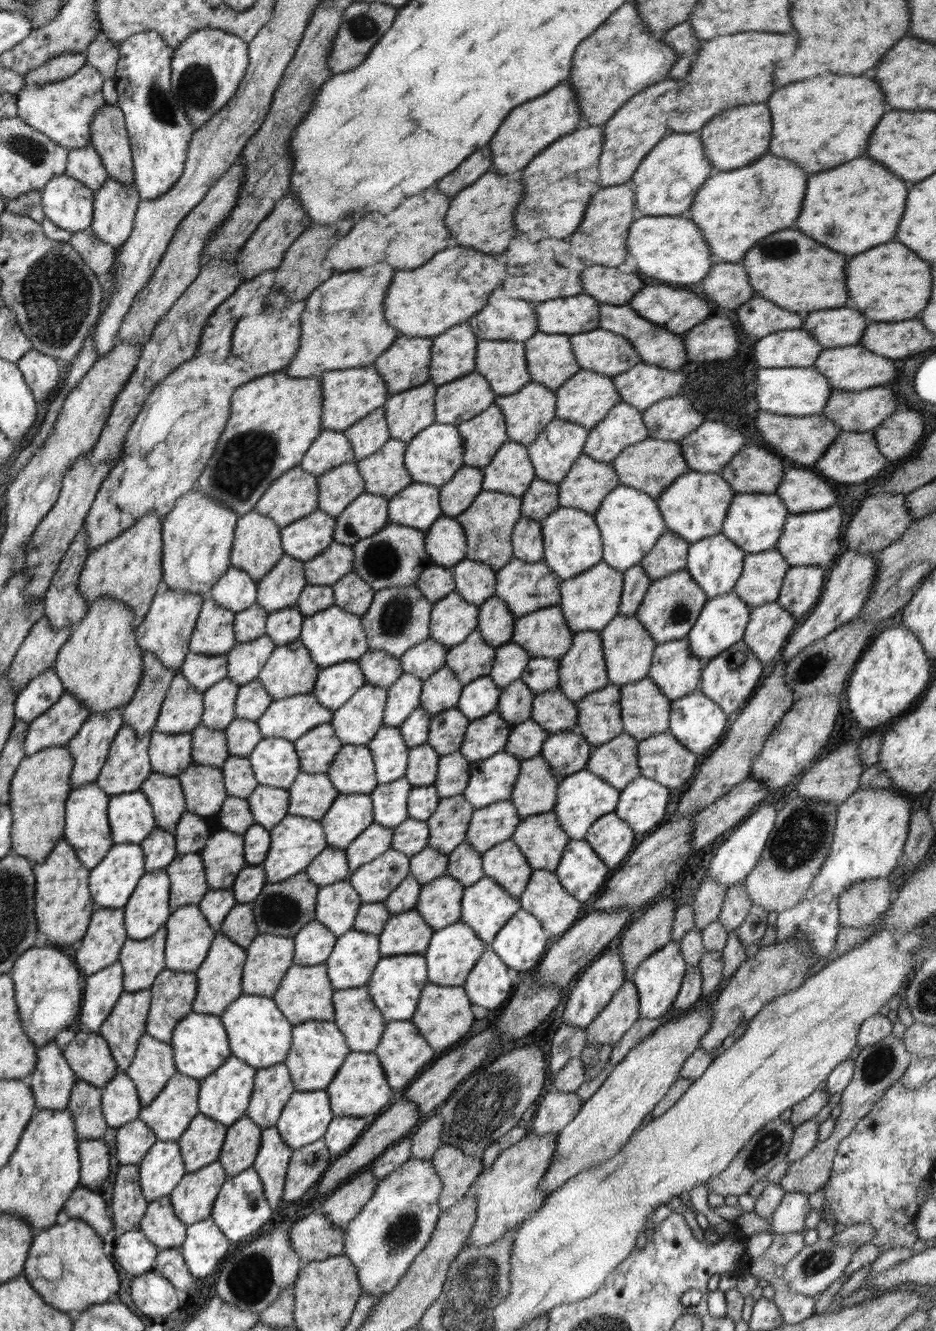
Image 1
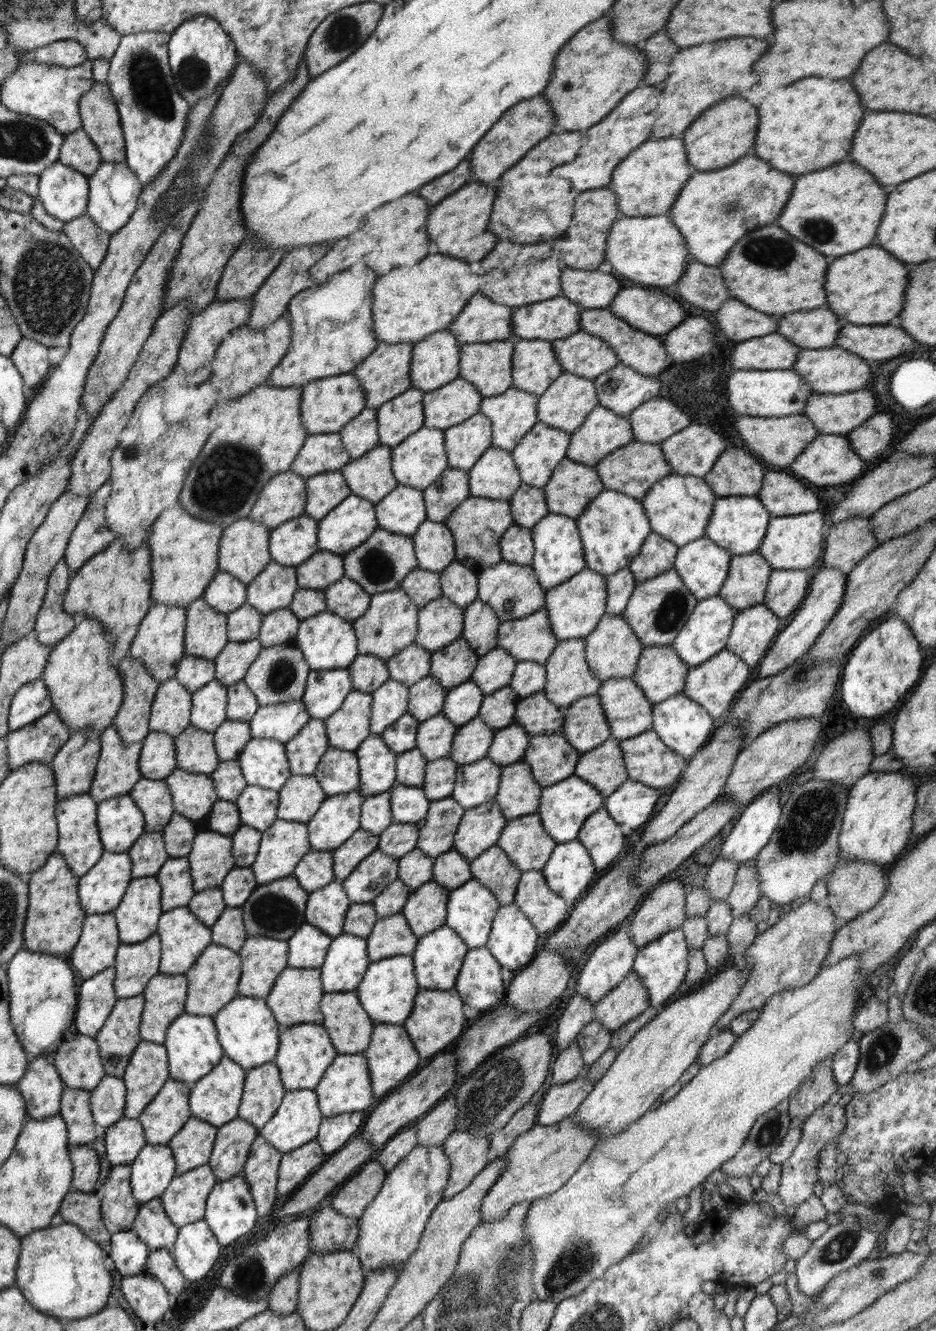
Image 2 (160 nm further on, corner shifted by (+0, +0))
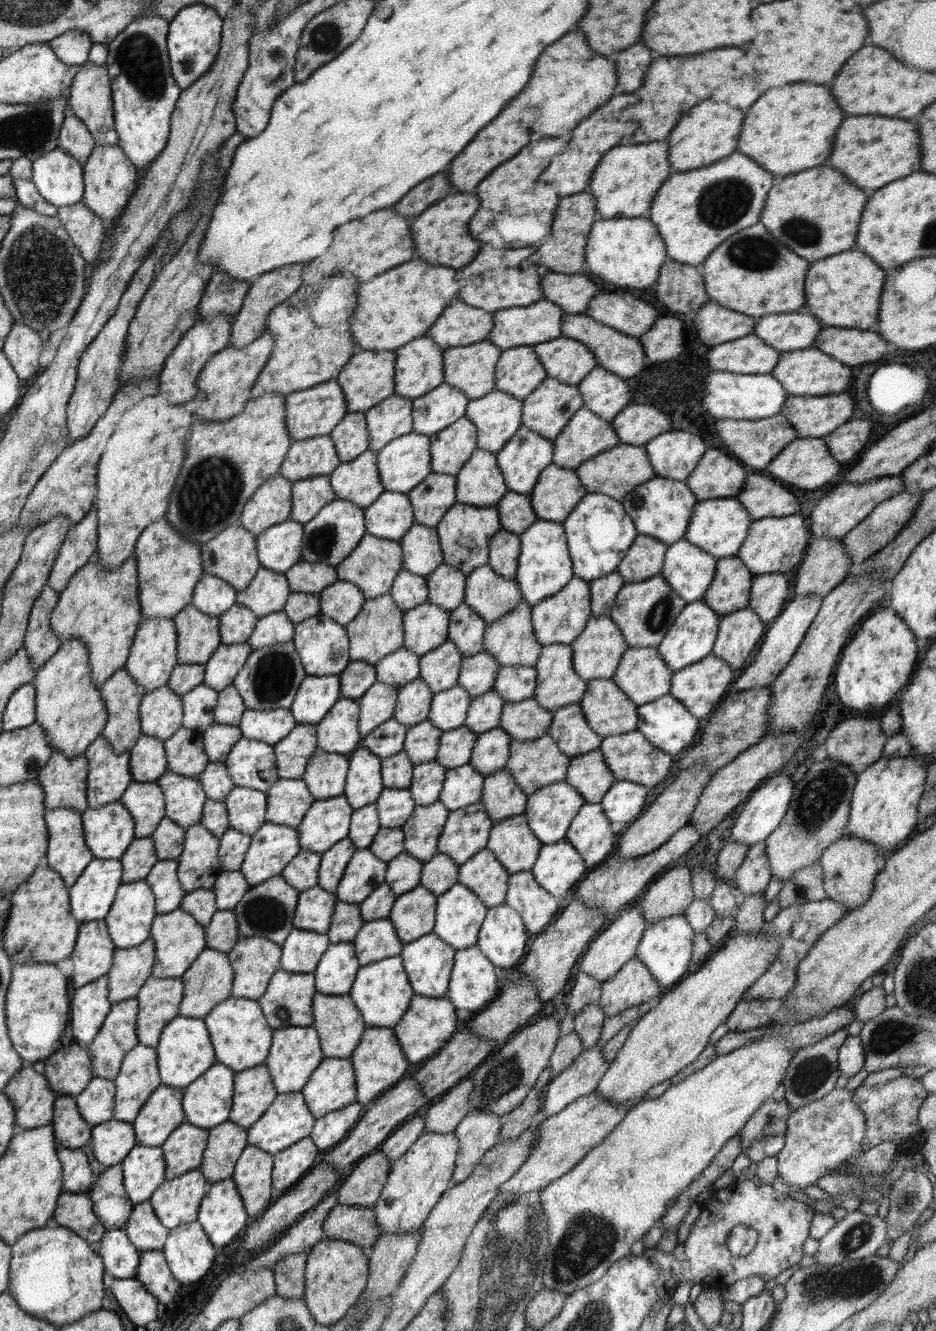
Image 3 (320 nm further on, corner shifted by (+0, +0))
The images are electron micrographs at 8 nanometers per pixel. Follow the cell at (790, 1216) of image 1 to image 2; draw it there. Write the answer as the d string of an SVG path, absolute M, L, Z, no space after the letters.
M826 1103L817 1110L814 1110L812 1115L808 1116L808 1119L803 1122L801 1128L802 1138L798 1146L794 1148L790 1158L781 1164L779 1192L775 1200L780 1210L784 1211L784 1207L802 1204L802 1202L809 1196L812 1196L816 1190L819 1190L819 1180L817 1177L819 1154L829 1142L836 1142L837 1144L838 1137L845 1129L845 1126L845 1108L839 1104L830 1106L830 1104Z

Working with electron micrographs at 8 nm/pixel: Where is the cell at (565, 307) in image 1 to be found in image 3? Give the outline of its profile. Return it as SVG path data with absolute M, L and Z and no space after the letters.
M540 299L528 306L503 308L494 312L491 333L486 340L506 350L512 347L543 343L561 336L563 310L549 300Z

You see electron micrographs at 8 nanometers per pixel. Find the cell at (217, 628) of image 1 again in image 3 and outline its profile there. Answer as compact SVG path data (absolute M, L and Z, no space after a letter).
M190 602L173 618L177 632L177 662L205 665L221 643L218 617L198 611Z

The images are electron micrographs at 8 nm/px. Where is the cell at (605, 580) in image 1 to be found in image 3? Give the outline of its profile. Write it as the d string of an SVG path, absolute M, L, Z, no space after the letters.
M572 577L564 588L532 607L532 629L543 646L550 644L570 644L577 639L592 618L590 587L588 580Z

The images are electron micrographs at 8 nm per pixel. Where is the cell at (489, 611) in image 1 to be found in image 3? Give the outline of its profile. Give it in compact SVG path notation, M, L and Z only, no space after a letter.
M465 602L450 611L450 615L447 640L452 641L464 657L482 651L488 623L482 621L478 613Z

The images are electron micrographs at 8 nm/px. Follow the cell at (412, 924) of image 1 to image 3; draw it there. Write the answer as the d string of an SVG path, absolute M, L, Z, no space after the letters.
M388 918L366 921L353 940L360 967L401 955L403 944Z

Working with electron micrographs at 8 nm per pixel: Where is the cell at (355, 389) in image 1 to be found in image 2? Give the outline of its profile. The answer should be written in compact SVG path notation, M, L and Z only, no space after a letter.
M352 372L319 378L301 389L300 418L309 435L338 433L366 406L365 390Z

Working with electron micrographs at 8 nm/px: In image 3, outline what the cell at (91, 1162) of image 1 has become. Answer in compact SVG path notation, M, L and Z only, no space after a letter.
M56 1143L56 1154L62 1165L62 1193L87 1194L92 1187L92 1169L86 1153L81 1149L71 1149Z

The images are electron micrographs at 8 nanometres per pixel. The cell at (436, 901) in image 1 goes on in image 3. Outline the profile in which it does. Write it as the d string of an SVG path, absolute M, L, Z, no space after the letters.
M420 885L396 897L388 917L402 944L433 932L436 905L437 896Z

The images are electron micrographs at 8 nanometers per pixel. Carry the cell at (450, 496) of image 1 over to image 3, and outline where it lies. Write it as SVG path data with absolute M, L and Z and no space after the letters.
M431 472L407 494L414 521L435 529L444 514L456 503L456 476Z

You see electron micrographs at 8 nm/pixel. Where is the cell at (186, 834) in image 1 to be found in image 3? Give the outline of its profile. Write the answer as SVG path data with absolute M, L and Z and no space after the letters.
M165 816L151 834L156 856L160 860L177 859L182 854L185 836L185 828Z

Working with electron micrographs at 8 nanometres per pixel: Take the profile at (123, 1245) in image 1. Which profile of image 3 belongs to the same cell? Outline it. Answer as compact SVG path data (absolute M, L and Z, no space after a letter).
M124 1229L106 1231L95 1251L102 1257L105 1271L114 1278L136 1276L142 1252L130 1242Z

